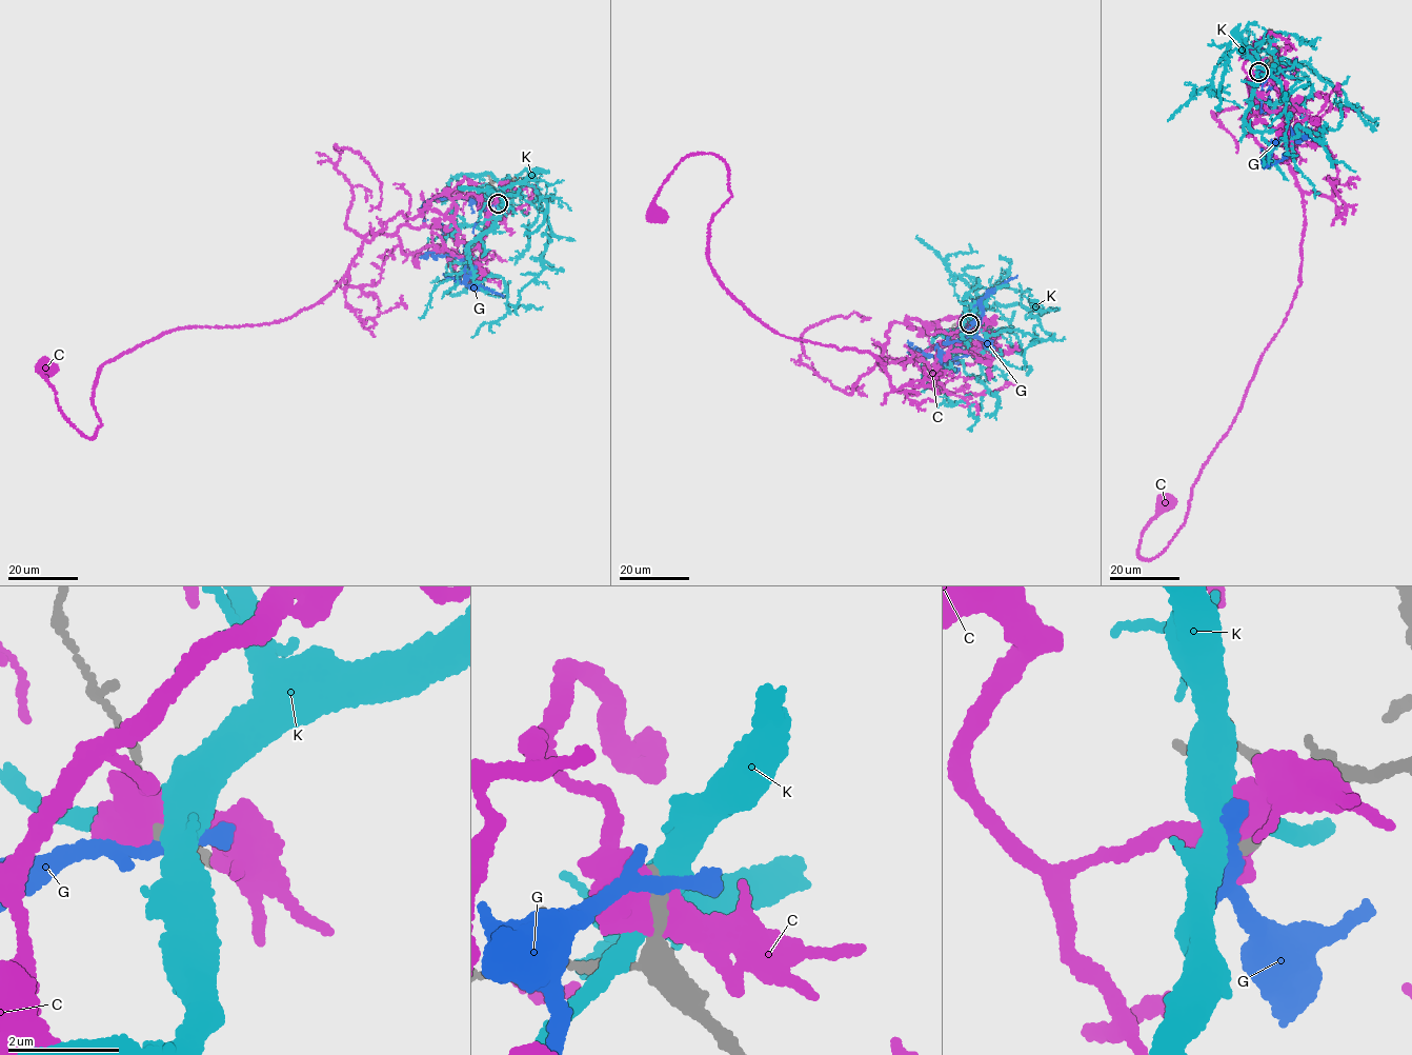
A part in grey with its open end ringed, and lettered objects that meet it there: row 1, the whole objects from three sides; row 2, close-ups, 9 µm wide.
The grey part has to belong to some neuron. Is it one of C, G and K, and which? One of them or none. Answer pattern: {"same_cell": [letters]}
{"same_cell": []}

